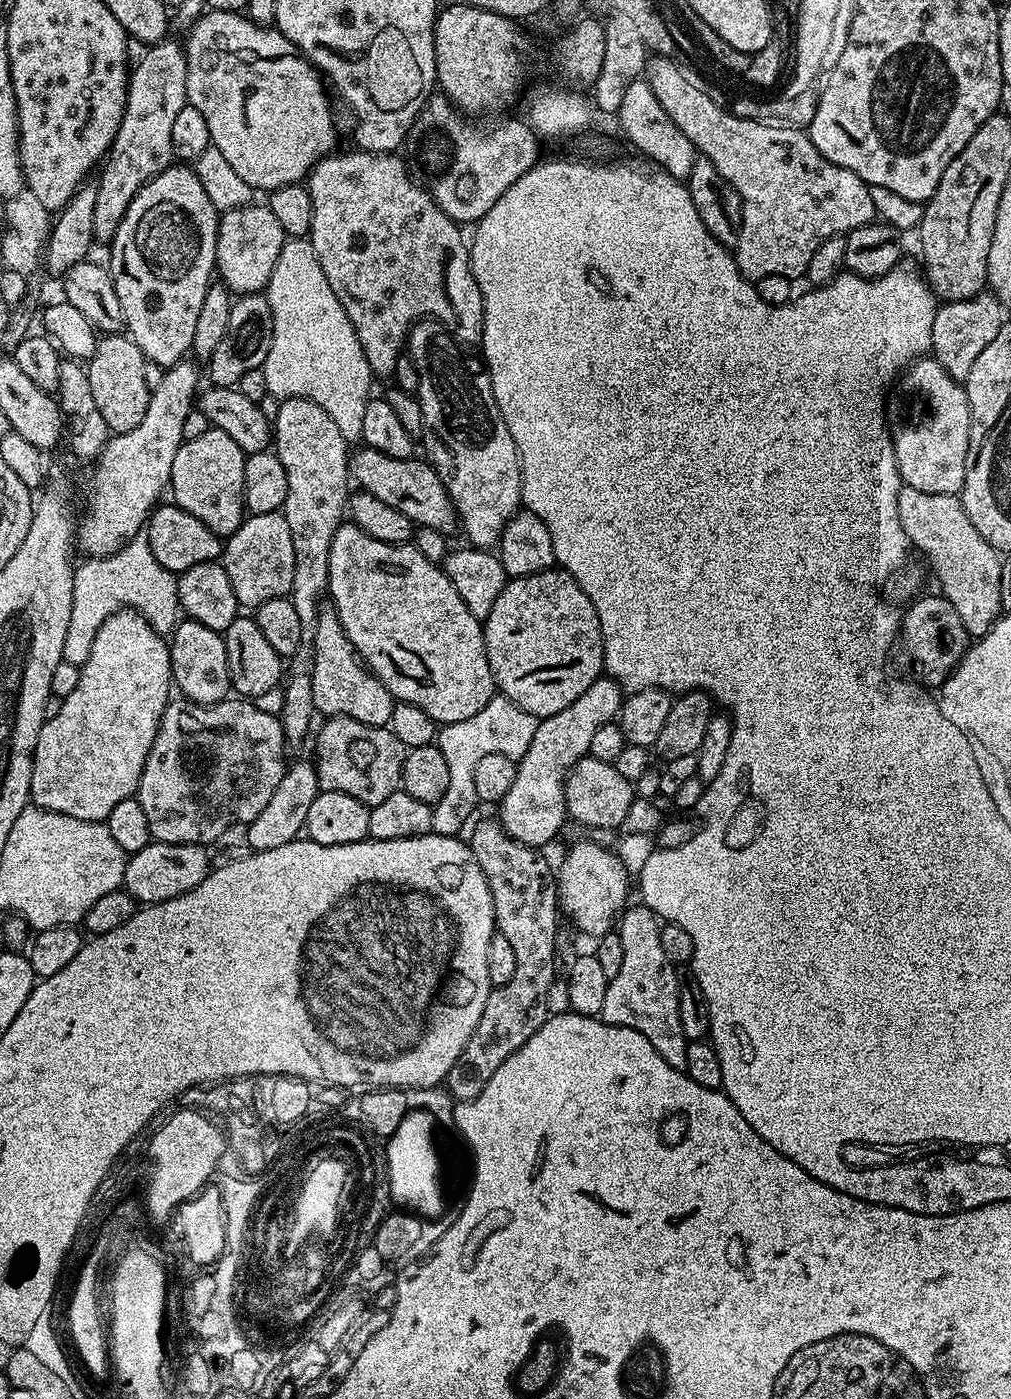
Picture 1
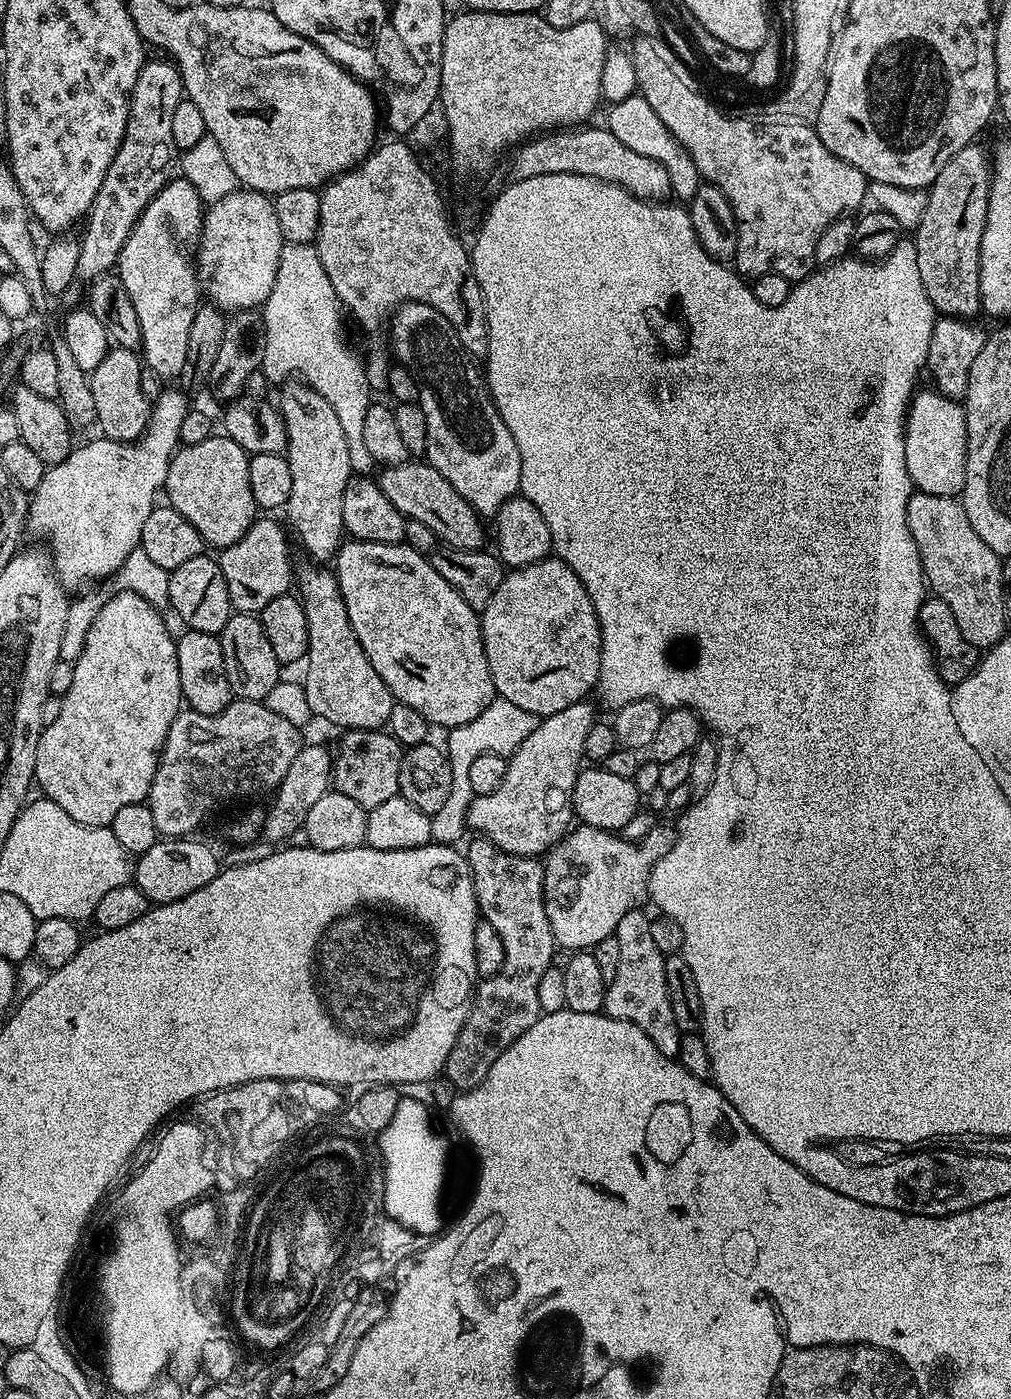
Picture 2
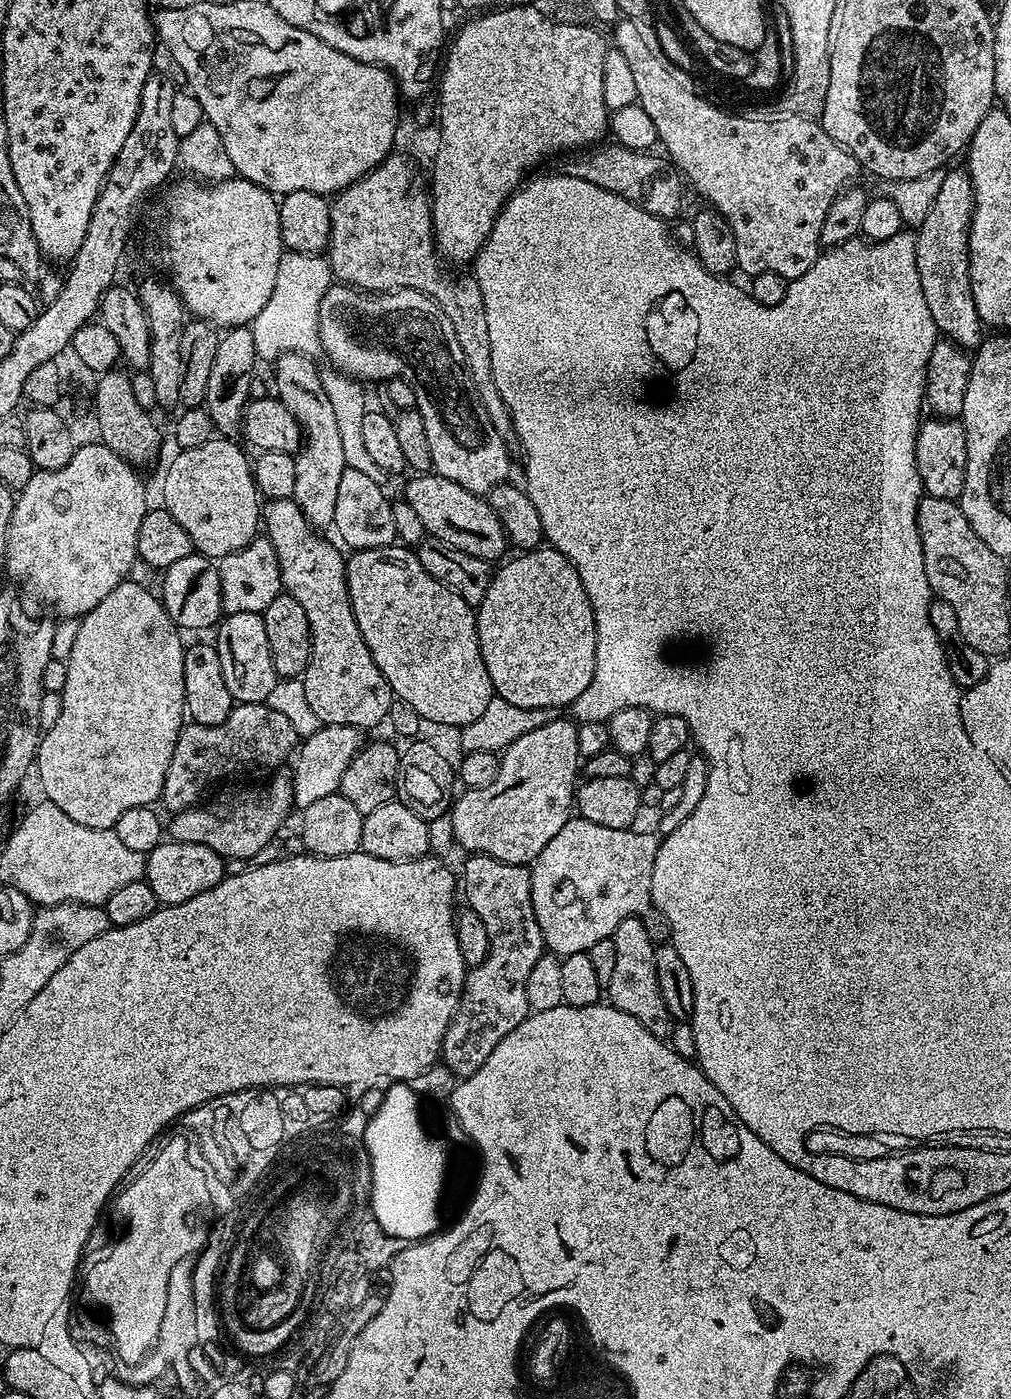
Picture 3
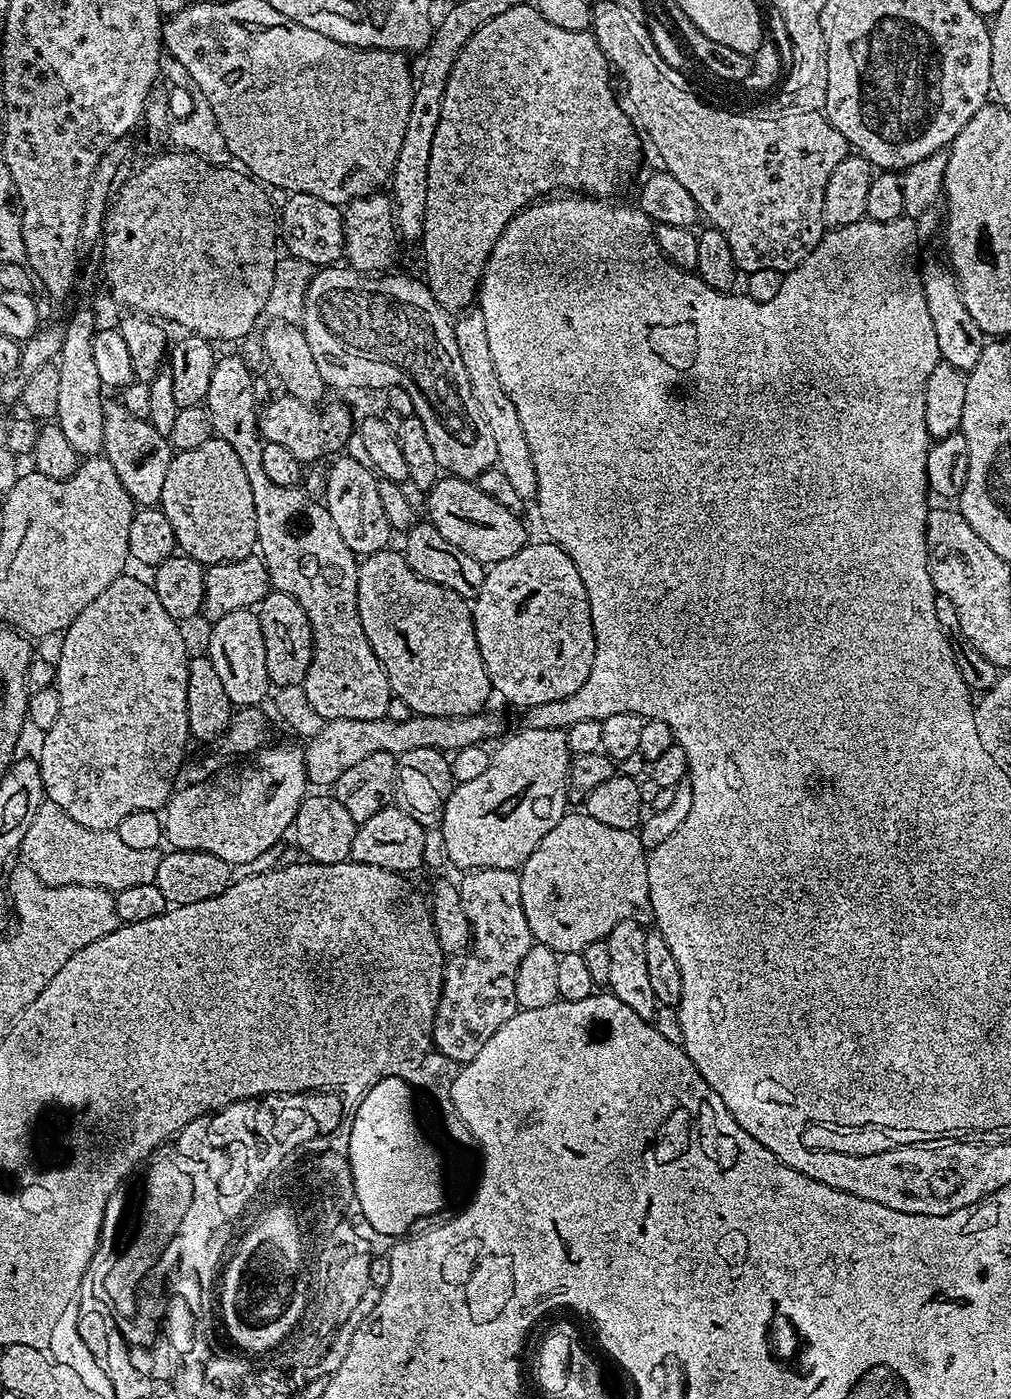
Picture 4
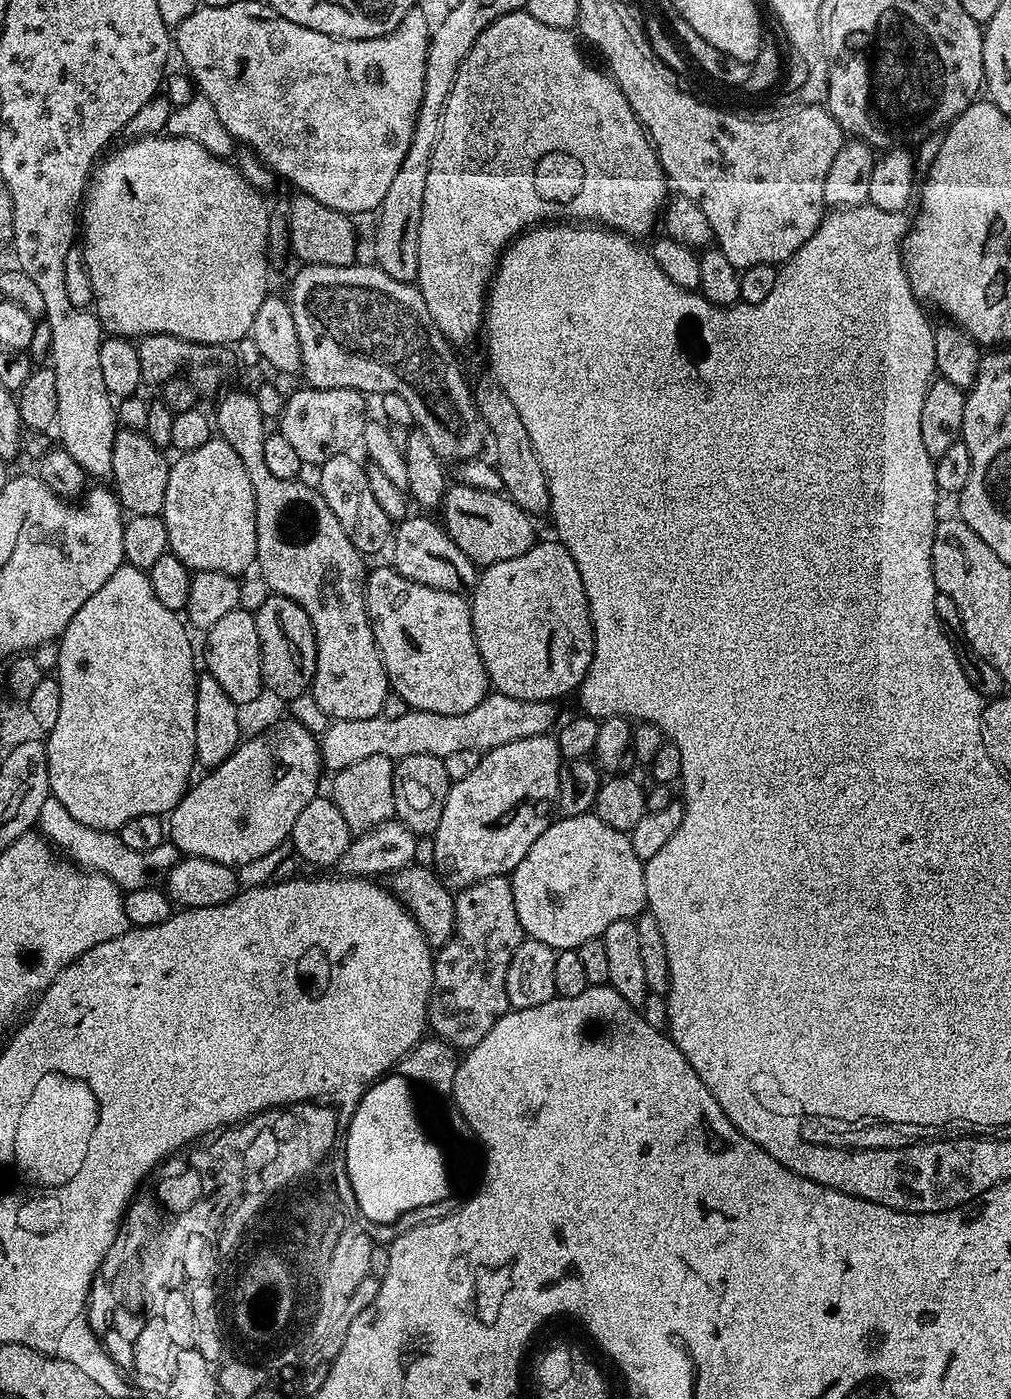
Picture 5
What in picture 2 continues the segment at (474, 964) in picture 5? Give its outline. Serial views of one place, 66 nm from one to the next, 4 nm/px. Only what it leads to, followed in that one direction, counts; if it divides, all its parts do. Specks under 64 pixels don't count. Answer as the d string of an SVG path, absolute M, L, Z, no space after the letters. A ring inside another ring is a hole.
M472 838L467 841L466 855L472 871L472 881L476 891L476 906L483 923L494 926L498 930L498 938L502 938L504 947L504 964L498 974L481 979L475 985L474 995L468 1010L468 1017L458 1034L458 1042L454 1042L454 1050L450 1050L450 1058L446 1058L443 1075L451 1082L452 1087L460 1092L469 1092L474 1086L490 1074L490 1066L498 1062L498 1058L515 1040L522 1038L530 1026L542 1015L538 1000L538 984L546 970L553 967L552 955L558 952L554 934L550 930L550 918L546 918L544 905L544 866L535 856L515 856L494 842L483 838Z

